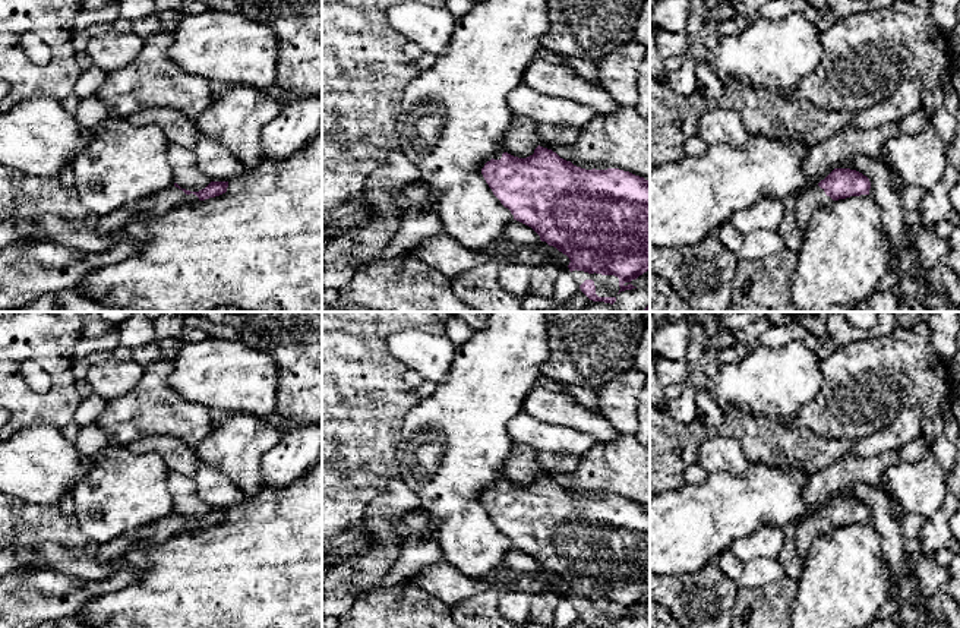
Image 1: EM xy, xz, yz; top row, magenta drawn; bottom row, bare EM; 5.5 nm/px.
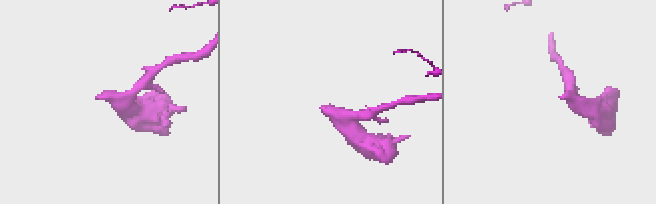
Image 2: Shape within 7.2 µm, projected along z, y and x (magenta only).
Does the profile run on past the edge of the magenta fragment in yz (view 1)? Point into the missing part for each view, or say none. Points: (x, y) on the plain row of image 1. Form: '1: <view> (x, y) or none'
1: yz (810, 527)

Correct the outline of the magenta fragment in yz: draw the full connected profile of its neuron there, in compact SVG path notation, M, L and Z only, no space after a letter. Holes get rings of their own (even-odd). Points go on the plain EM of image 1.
M834 496L818 512L805 515L796 526L796 550L806 559L812 542L833 528L869 523L871 509L866 504L850 496Z

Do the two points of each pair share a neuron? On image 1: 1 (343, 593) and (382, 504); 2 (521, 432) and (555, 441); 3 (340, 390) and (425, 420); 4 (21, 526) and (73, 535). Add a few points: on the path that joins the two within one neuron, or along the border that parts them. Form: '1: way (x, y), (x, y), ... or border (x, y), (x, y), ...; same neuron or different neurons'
1: way (363, 571), (382, 552), (382, 526); same neuron
2: way (530, 432), (546, 436); same neuron
3: border (422, 398), (403, 422), (398, 448); different neurons
4: way (34, 526), (60, 529); same neuron

